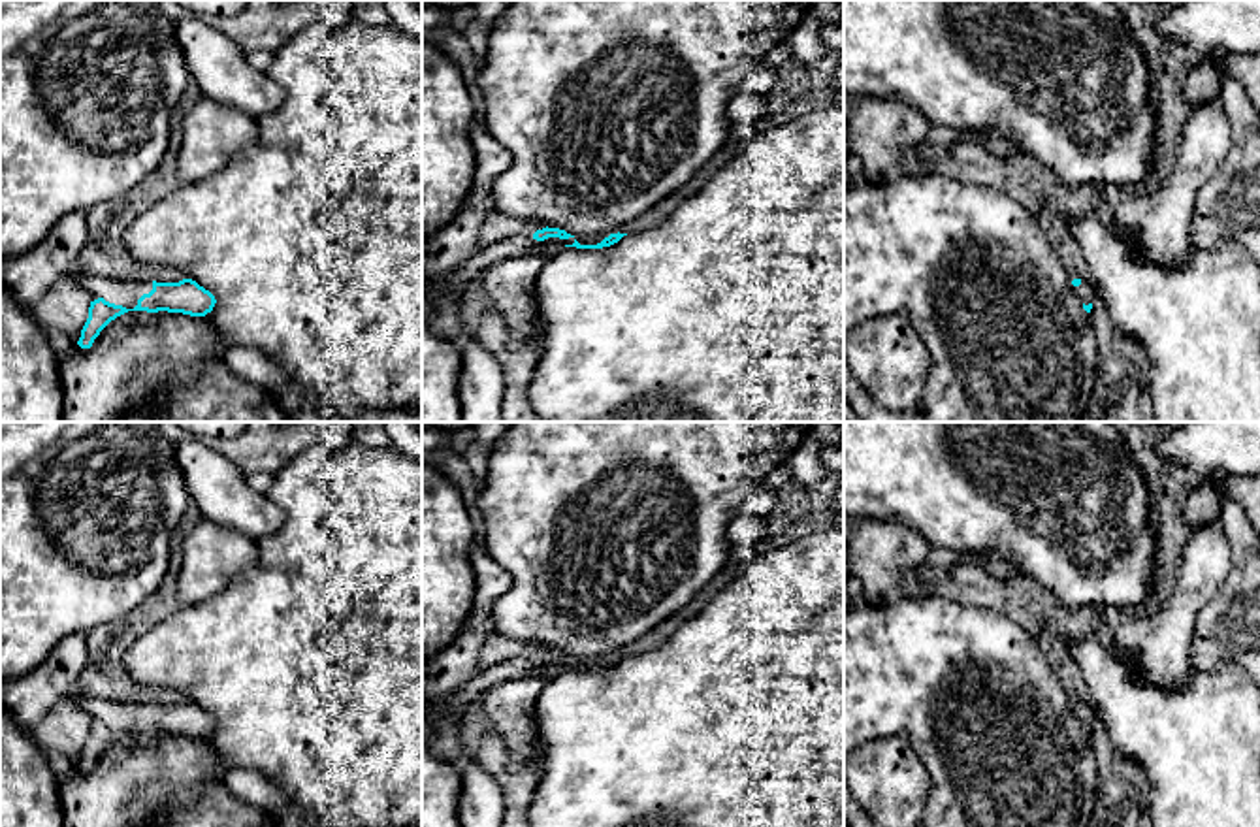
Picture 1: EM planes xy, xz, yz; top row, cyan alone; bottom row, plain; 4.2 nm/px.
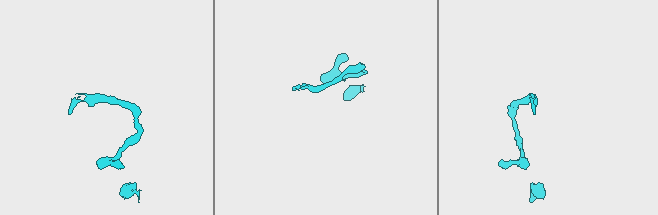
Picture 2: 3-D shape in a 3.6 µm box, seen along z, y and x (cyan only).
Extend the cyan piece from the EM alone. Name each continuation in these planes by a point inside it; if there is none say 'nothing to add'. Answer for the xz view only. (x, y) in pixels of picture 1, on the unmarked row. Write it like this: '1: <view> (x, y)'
1: xz (481, 803)

